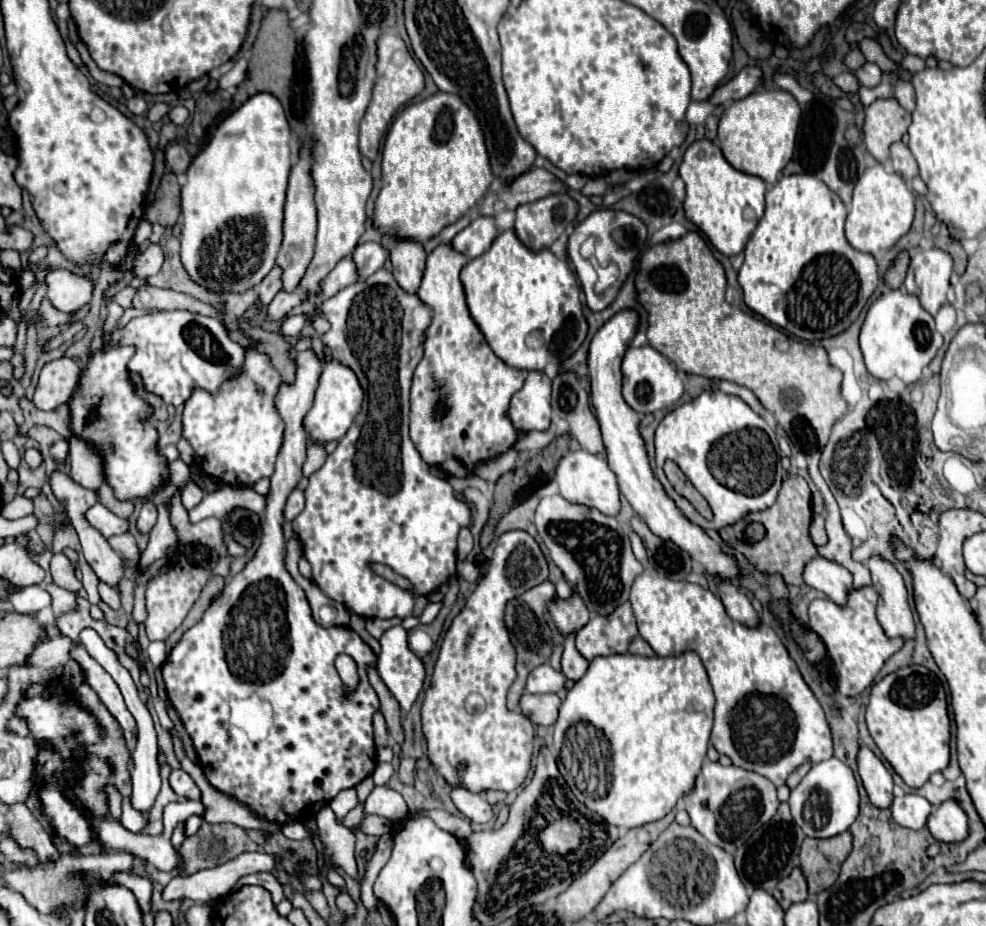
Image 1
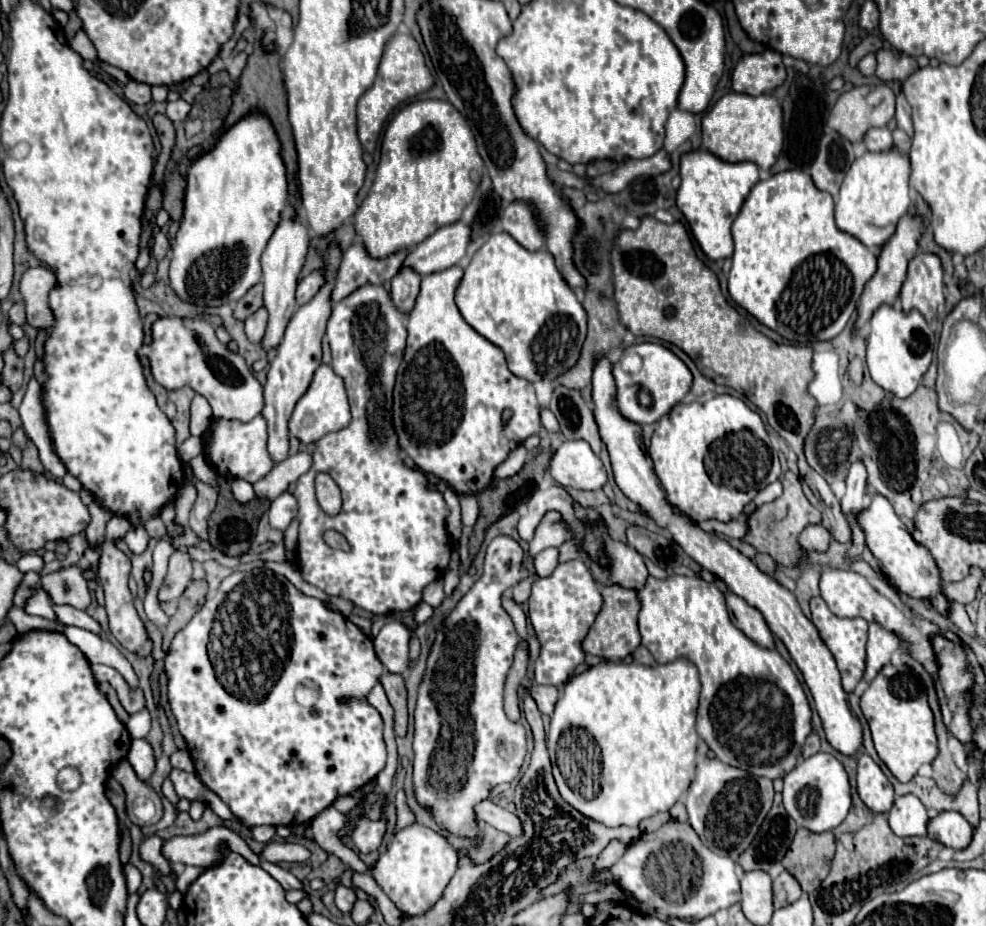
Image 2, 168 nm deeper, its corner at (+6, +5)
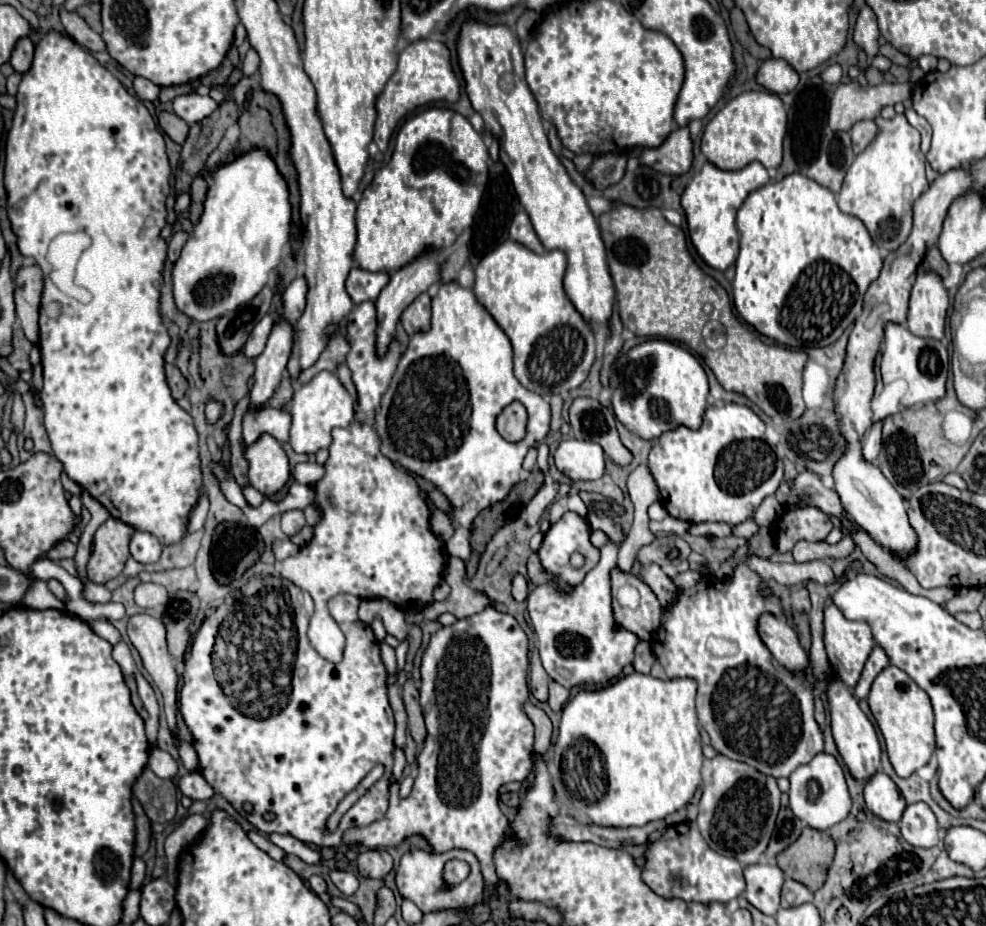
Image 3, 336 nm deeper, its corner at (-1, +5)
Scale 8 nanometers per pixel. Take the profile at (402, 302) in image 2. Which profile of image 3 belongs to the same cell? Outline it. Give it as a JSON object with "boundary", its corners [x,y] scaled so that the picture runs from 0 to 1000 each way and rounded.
{"boundary":[[[434,315],[426,317],[410,337],[408,337],[408,352],[414,361],[424,356],[432,356],[436,348],[436,320]]]}

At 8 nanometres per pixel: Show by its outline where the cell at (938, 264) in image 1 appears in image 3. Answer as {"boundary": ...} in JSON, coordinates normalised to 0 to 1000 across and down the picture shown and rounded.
{"boundary":[[[933,287],[923,317],[921,356],[925,356],[929,363],[953,367],[957,363],[961,330],[963,322],[955,300],[949,294]]]}

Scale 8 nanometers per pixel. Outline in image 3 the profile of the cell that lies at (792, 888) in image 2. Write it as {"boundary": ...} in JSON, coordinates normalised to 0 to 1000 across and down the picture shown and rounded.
{"boundary":[[[797,948],[795,957],[793,957],[793,981],[811,978],[817,974],[824,974],[824,963],[815,955],[811,955],[803,948]]]}

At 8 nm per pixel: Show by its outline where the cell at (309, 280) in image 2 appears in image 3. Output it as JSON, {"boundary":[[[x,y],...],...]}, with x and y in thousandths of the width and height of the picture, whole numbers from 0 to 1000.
{"boundary":[[[300,300],[298,305],[294,305],[286,317],[286,333],[284,337],[296,348],[300,350],[300,343],[304,343],[304,339],[308,337],[310,330],[310,315],[312,315],[312,307],[308,300]]]}

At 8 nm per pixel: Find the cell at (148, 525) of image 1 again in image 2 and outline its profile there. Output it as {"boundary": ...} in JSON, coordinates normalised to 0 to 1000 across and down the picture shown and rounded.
{"boundary":[[[135,562],[135,566],[137,566],[137,572],[129,575],[125,583],[127,583],[129,592],[131,592],[135,598],[145,598],[147,592],[149,592],[149,587],[151,587],[151,577],[147,575],[145,566],[141,566],[139,562]]]}

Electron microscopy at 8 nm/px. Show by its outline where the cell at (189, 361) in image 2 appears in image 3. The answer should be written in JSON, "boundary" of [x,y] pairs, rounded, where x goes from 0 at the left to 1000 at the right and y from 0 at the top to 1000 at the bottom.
{"boundary":[[[272,436],[262,441],[252,441],[245,449],[245,473],[249,479],[256,479],[266,467],[276,469],[282,477],[292,475],[296,449],[288,441],[276,441]]]}

